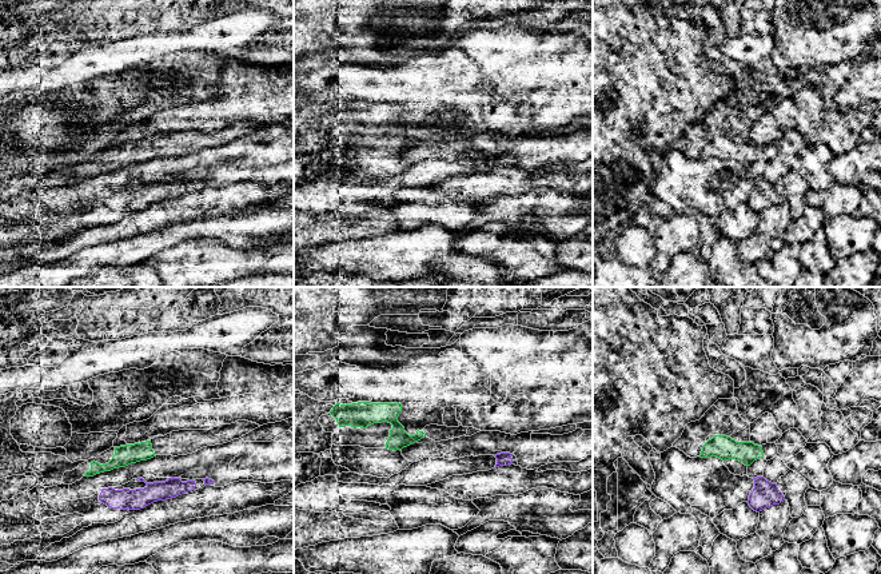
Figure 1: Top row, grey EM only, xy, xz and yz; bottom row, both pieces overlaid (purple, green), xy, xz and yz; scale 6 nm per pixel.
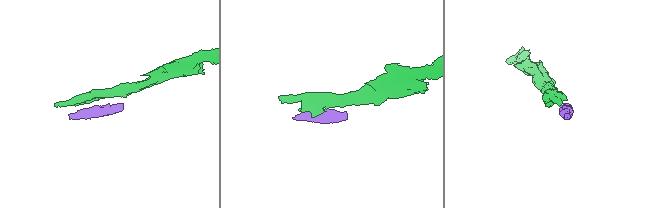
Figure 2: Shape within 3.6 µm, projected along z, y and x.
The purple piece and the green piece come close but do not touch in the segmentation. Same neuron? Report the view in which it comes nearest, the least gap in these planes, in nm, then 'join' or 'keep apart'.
view yz; gap 80 nm; keep apart

